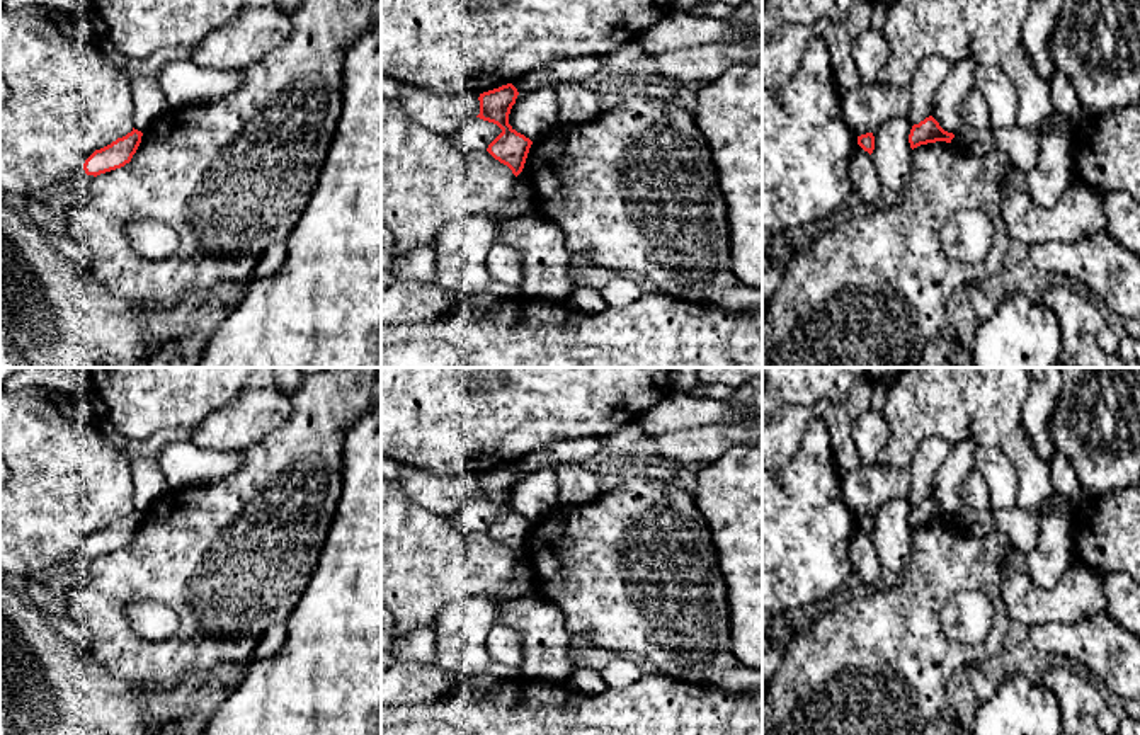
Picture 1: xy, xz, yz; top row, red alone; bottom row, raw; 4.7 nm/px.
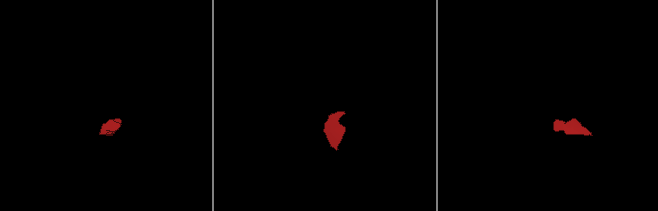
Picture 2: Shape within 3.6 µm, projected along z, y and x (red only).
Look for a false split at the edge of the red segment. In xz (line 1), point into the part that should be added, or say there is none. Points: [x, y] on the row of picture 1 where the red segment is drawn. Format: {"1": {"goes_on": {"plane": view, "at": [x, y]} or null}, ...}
{"1": {"goes_on": null}}

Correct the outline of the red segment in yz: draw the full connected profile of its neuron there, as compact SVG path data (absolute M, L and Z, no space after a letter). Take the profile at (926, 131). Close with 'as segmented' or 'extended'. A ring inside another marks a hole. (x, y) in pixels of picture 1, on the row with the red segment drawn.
M929 116L919 124L912 126L909 134L909 143L910 143L910 148L914 150L921 145L936 143L936 141L951 143L953 138L955 138L953 133L944 131L939 126L939 122L932 116Z; as segmented

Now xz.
M512 83L480 94L476 117L497 124L502 133L488 145L487 151L507 165L517 177L526 163L533 141L509 124L509 114L519 92Z; as segmented

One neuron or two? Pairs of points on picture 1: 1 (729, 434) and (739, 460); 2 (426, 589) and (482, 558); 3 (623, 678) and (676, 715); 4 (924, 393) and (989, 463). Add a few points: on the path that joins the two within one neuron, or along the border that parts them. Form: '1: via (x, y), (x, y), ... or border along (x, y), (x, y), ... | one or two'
1: border along (744, 444), (735, 444), (718, 458), (698, 467) | two
2: via (439, 575), (451, 564), (468, 564) | one
3: border along (642, 674), (626, 686), (608, 688) | two
4: border along (980, 444), (999, 448), (1014, 468) | two

